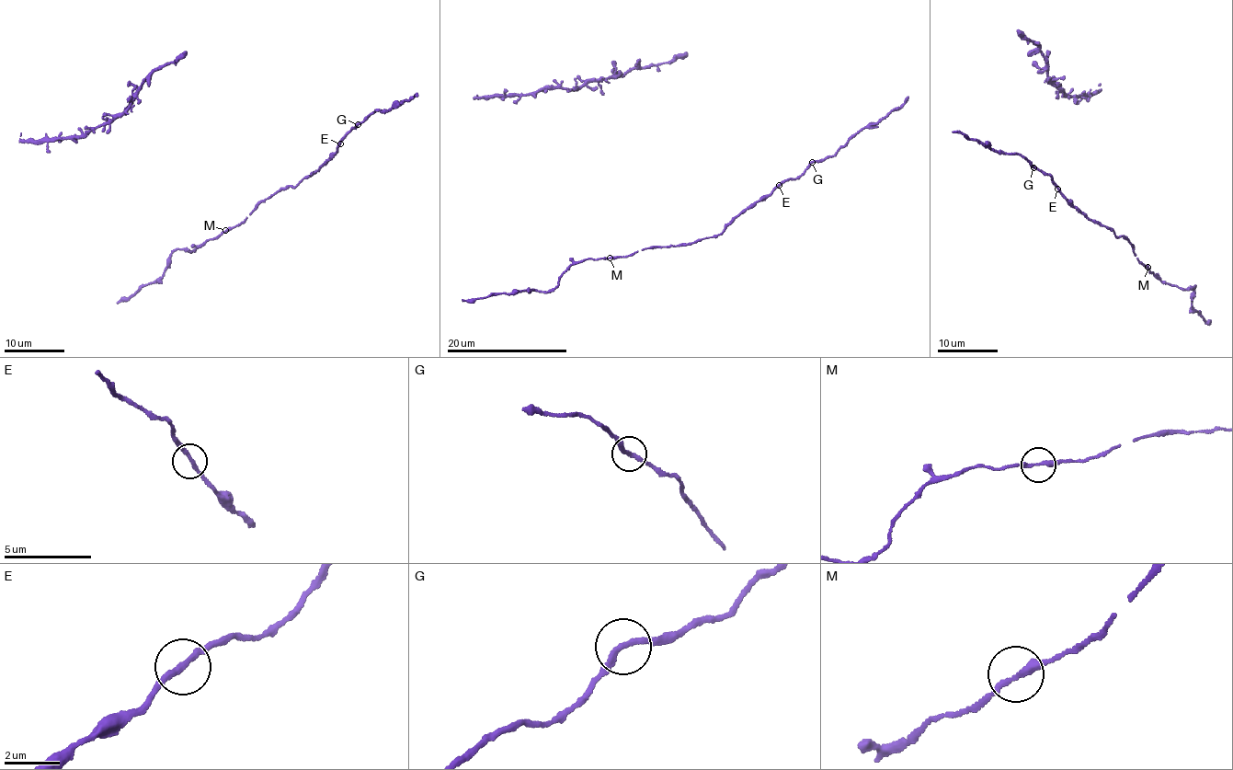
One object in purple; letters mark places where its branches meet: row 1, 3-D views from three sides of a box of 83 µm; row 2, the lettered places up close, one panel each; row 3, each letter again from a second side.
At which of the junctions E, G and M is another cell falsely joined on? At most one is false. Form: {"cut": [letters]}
{"cut": ["G"]}

